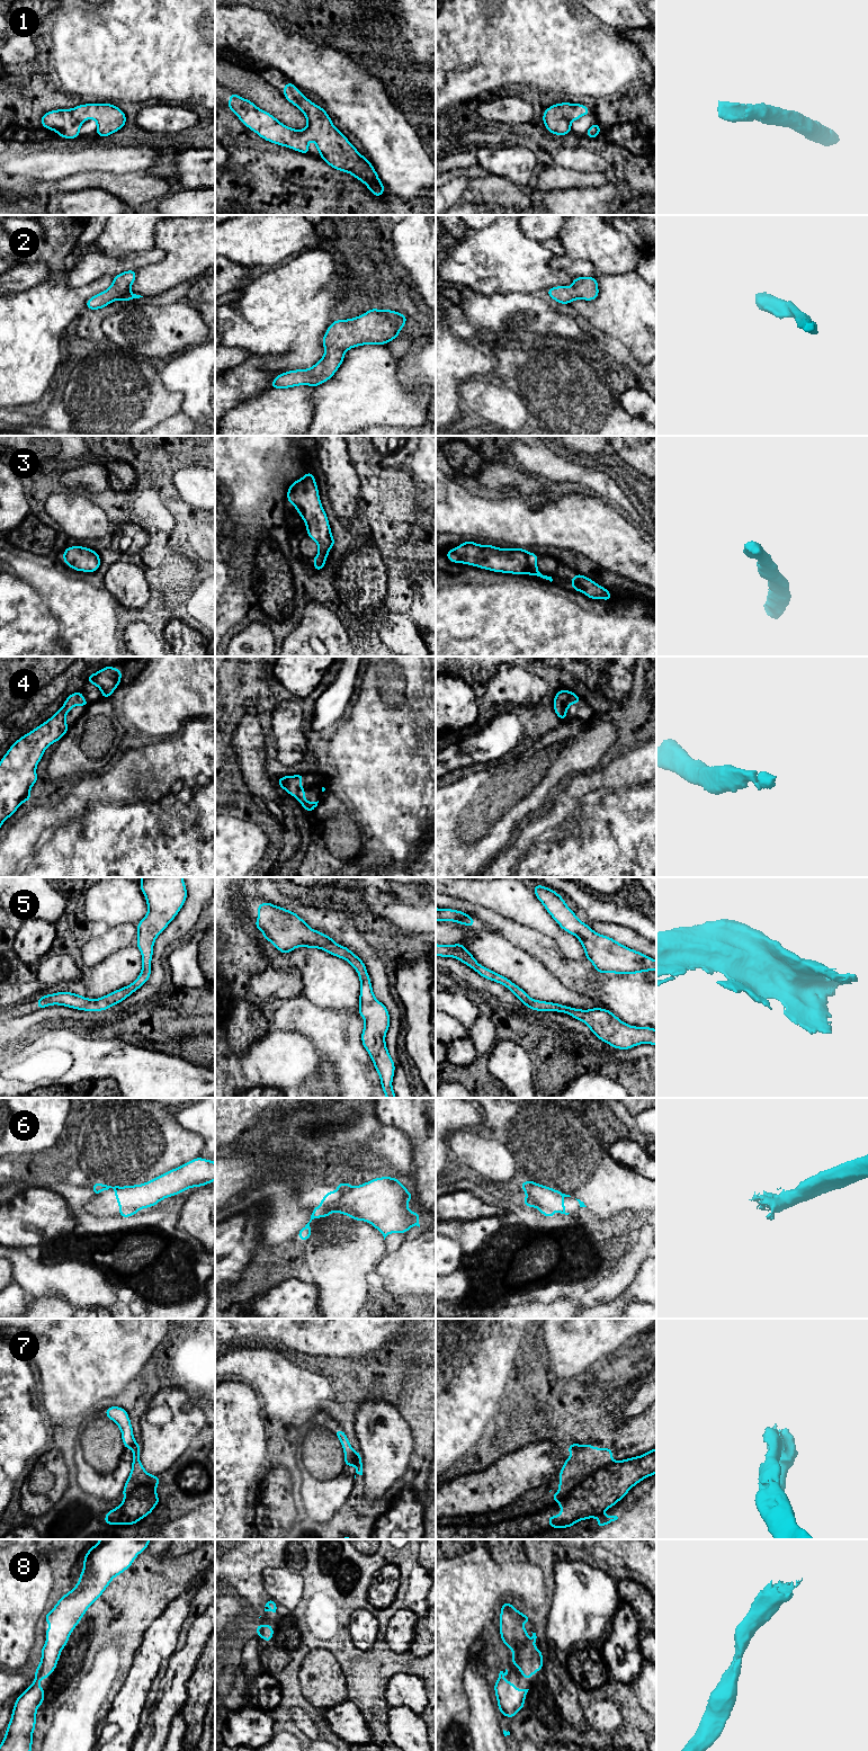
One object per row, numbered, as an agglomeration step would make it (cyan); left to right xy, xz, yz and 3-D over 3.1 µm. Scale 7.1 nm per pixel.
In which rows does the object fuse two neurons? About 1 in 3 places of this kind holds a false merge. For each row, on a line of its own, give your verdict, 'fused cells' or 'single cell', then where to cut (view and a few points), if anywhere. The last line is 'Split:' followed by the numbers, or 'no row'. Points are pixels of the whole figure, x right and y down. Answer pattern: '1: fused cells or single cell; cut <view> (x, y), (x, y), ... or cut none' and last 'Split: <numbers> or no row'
1: single cell; cut none
2: single cell; cut none
3: single cell; cut none
4: single cell; cut none
5: single cell; cut none
6: single cell; cut none
7: fused cells; cut xz (354, 1452), (356, 1463)
8: single cell; cut none
Split: 7

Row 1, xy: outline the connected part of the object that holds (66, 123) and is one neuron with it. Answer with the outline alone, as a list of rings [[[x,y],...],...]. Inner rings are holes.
[[[84,104],[71,109],[57,109],[45,113],[42,126],[52,129],[63,139],[80,136],[80,127],[88,119],[97,122],[96,135],[108,137],[126,125],[125,113],[111,104]]]

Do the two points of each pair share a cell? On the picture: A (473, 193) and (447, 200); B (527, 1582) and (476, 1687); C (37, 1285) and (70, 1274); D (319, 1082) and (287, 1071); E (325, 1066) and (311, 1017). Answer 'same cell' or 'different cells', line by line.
A: different cells
B: different cells
C: same cell
D: different cells
E: different cells

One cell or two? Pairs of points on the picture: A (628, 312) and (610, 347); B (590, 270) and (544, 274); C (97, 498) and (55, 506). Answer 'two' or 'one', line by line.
A: two
B: two
C: two

